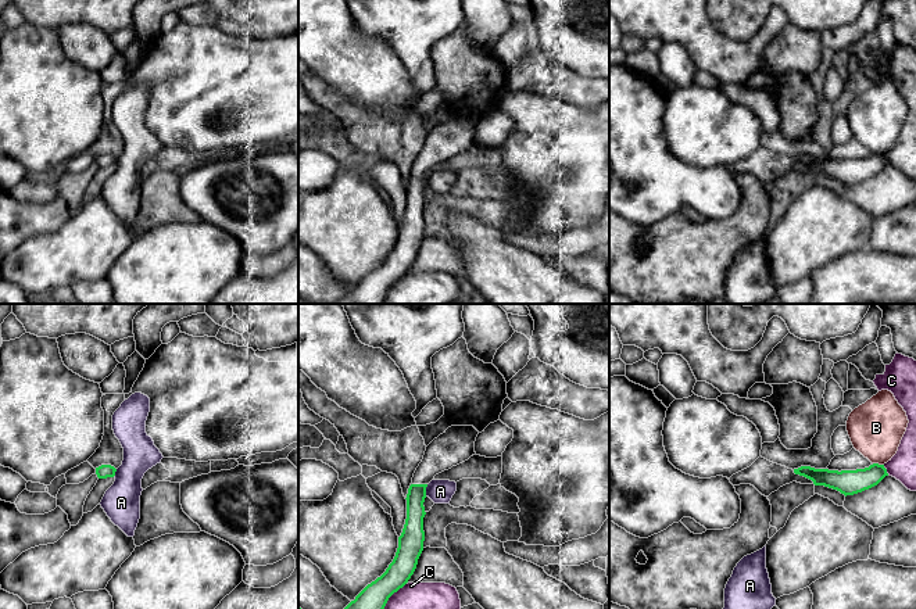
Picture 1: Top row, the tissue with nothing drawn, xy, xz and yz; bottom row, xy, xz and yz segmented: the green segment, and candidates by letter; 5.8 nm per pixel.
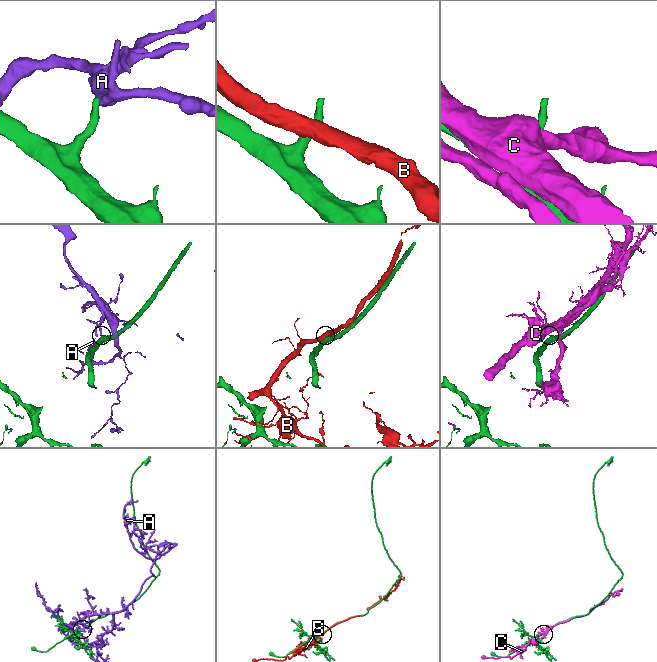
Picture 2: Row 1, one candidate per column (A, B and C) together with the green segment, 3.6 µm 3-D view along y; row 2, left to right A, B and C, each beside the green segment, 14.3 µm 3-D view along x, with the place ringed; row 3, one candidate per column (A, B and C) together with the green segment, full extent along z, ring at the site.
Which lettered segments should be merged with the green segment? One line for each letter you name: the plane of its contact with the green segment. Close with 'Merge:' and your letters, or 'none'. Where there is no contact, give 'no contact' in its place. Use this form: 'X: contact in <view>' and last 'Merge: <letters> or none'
Merge: none

